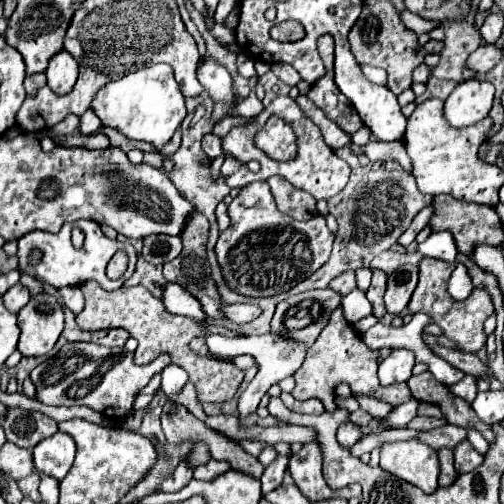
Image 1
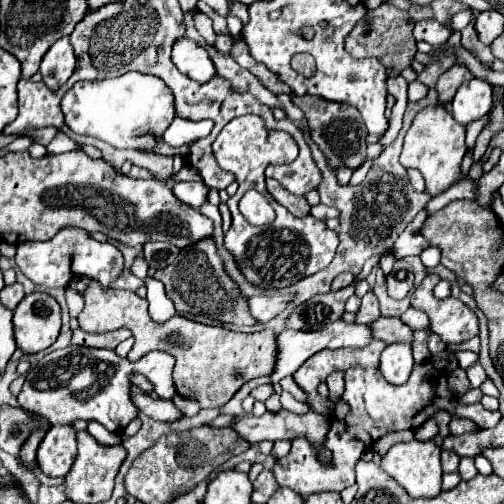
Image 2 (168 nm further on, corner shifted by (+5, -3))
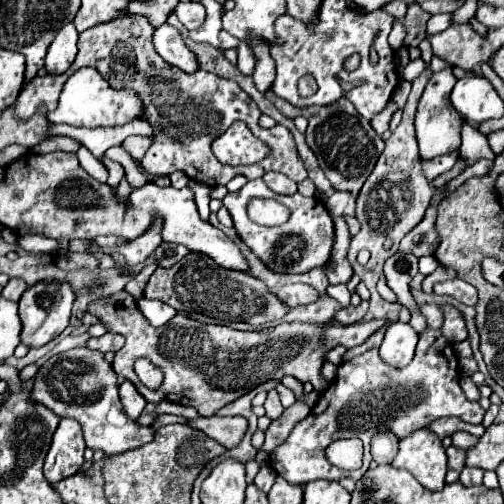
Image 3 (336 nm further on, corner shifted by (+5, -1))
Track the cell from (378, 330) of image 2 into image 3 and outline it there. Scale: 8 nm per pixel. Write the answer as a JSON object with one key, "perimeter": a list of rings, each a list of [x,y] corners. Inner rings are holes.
{"perimeter":[[[121,291],[89,303],[87,309],[95,315],[107,331],[125,335],[125,345],[120,349],[112,362],[113,369],[119,377],[129,379],[137,391],[149,401],[159,403],[163,399],[191,405],[201,415],[215,415],[221,407],[245,395],[253,387],[269,381],[283,379],[285,375],[297,377],[299,381],[311,381],[315,391],[323,393],[327,381],[321,377],[321,365],[325,361],[327,347],[343,345],[347,349],[357,347],[367,341],[377,329],[387,327],[389,321],[363,321],[353,325],[311,325],[311,323],[279,323],[261,331],[235,331],[225,325],[205,325],[197,323],[191,317],[177,313],[169,323],[153,329],[141,309],[137,309],[135,297],[127,291]],[[145,357],[163,373],[163,383],[159,389],[149,389],[137,377],[133,363]]]}

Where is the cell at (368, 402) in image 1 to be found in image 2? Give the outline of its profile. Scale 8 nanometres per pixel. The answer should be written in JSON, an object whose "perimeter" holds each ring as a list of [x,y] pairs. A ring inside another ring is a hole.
{"perimeter":[[[415,365],[411,377],[403,385],[391,385],[385,381],[379,369],[353,367],[345,371],[345,393],[335,403],[330,430],[324,446],[330,446],[333,453],[331,465],[323,465],[317,457],[315,447],[307,439],[293,439],[287,457],[277,459],[273,473],[281,487],[289,487],[295,493],[307,497],[321,491],[343,491],[355,483],[355,463],[379,437],[391,431],[417,429],[437,411],[449,411],[451,417],[465,417],[475,421],[481,429],[495,427],[501,419],[499,411],[487,411],[483,405],[463,405],[447,389],[447,379],[437,367]]]}

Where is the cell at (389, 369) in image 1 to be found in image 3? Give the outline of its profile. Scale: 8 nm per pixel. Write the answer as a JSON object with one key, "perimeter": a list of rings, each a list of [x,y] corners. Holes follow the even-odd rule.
{"perimeter":[[[391,323],[379,347],[379,355],[389,367],[403,369],[413,359],[417,339],[417,333],[407,323]]]}

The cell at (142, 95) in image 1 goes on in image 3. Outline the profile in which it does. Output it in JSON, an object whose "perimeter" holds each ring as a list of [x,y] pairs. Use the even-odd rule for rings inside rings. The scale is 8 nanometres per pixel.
{"perimeter":[[[83,67],[75,71],[69,81],[63,85],[59,107],[47,113],[53,123],[67,123],[73,127],[121,127],[133,119],[143,117],[143,99],[137,91],[131,89],[113,89],[93,67]]]}

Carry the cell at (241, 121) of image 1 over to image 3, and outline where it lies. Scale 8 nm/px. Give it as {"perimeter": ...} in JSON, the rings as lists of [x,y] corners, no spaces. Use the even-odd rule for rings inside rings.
{"perimeter":[[[127,137],[121,147],[133,157],[133,159],[143,159],[147,149],[153,145],[153,137]]]}

